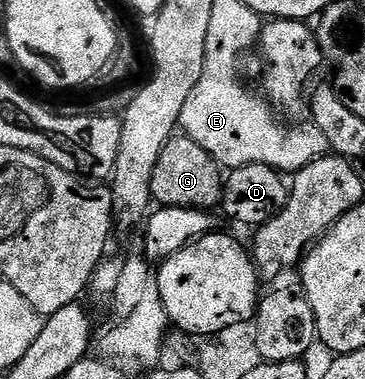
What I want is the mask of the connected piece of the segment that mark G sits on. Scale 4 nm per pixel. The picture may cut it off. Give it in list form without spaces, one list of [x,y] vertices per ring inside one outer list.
[[[175,137],[168,140],[160,157],[156,161],[156,173],[152,173],[150,197],[155,204],[164,207],[201,207],[214,209],[221,204],[224,175],[214,159],[200,147],[196,141],[187,137]]]

